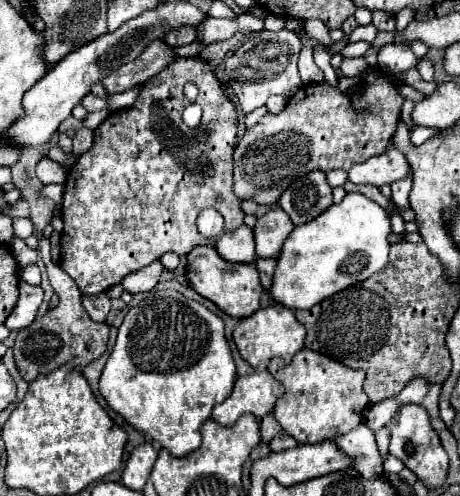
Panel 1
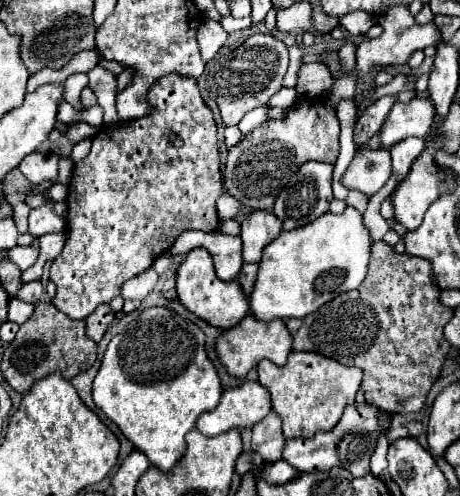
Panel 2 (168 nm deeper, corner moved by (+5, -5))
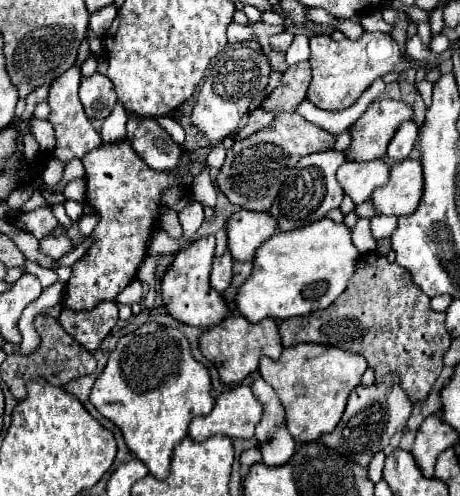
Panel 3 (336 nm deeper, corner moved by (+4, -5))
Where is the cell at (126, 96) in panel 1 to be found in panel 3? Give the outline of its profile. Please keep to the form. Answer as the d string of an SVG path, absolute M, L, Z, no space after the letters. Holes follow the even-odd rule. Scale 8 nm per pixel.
M230 23L228 27L228 43L230 45L240 45L246 41L254 41L254 31L250 25L240 25L240 23Z

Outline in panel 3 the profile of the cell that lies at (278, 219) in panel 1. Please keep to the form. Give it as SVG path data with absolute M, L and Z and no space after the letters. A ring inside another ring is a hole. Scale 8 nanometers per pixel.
M248 209L234 211L226 221L228 251L236 261L252 261L260 243L272 237L278 229L276 219L270 213L256 213Z

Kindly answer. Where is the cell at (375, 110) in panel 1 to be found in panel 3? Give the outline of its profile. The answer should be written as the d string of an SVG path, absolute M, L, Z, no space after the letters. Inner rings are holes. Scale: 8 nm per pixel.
M280 113L268 127L234 143L226 153L226 161L216 175L218 189L228 197L232 205L250 211L268 211L278 195L280 185L288 177L288 171L310 153L328 151L334 145L334 135L308 123L298 113Z

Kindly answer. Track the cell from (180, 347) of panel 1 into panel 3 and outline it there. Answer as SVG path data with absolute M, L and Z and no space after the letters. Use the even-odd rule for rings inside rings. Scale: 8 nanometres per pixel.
M146 323L118 341L106 369L92 387L90 403L122 431L128 449L148 467L156 479L168 477L170 455L174 447L188 435L190 421L198 415L208 415L214 407L208 369L190 355L188 339L178 329L162 327L158 323Z

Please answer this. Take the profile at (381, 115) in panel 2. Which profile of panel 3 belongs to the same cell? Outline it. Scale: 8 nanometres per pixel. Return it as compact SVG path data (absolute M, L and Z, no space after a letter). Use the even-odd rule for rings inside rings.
M322 151L306 155L296 163L296 167L290 171L288 179L282 183L274 205L270 207L270 215L278 221L280 231L292 231L298 227L306 227L308 223L314 223L322 219L330 209L340 207L344 191L336 181L336 169L346 161L342 151Z

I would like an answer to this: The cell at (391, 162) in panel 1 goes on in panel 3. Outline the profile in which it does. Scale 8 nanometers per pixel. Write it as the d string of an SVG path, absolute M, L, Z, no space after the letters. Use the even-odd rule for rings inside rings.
M374 159L368 163L346 161L338 169L338 183L342 185L344 193L358 205L368 201L376 187L388 183L388 171L390 165L386 165L382 159Z

